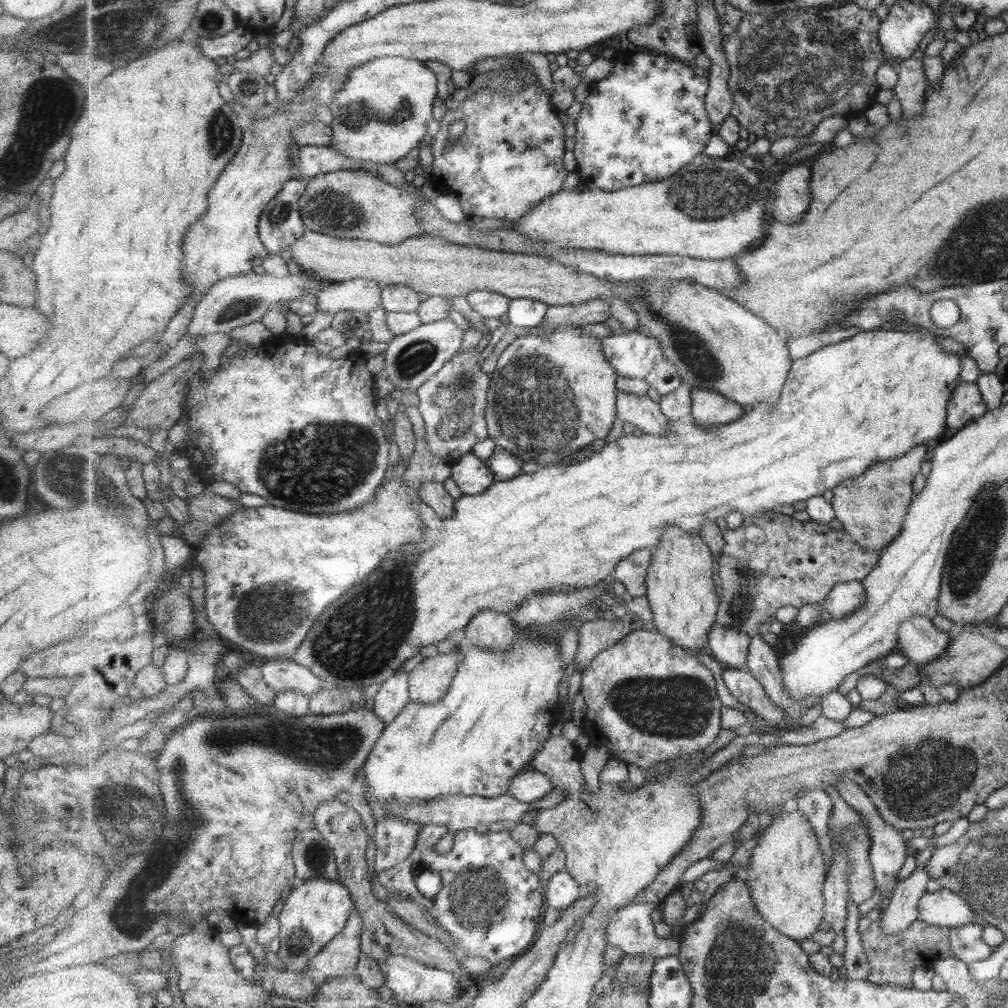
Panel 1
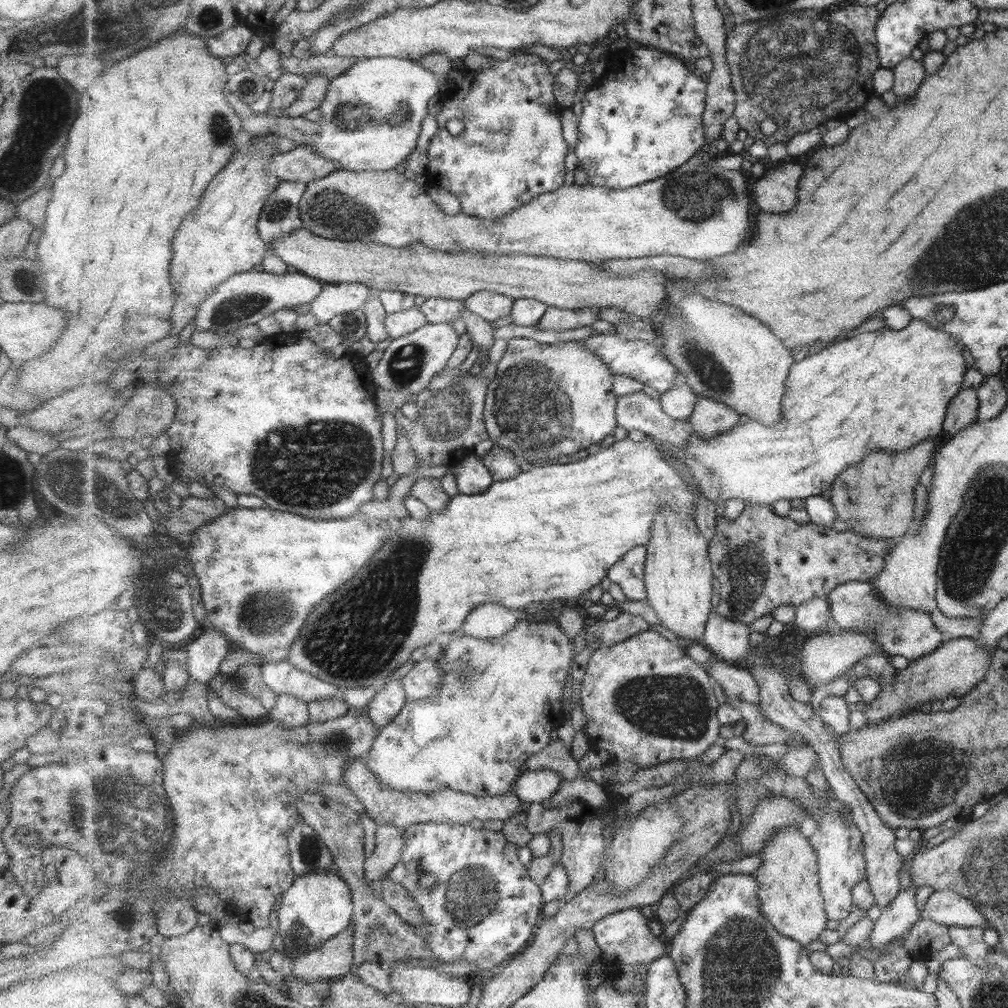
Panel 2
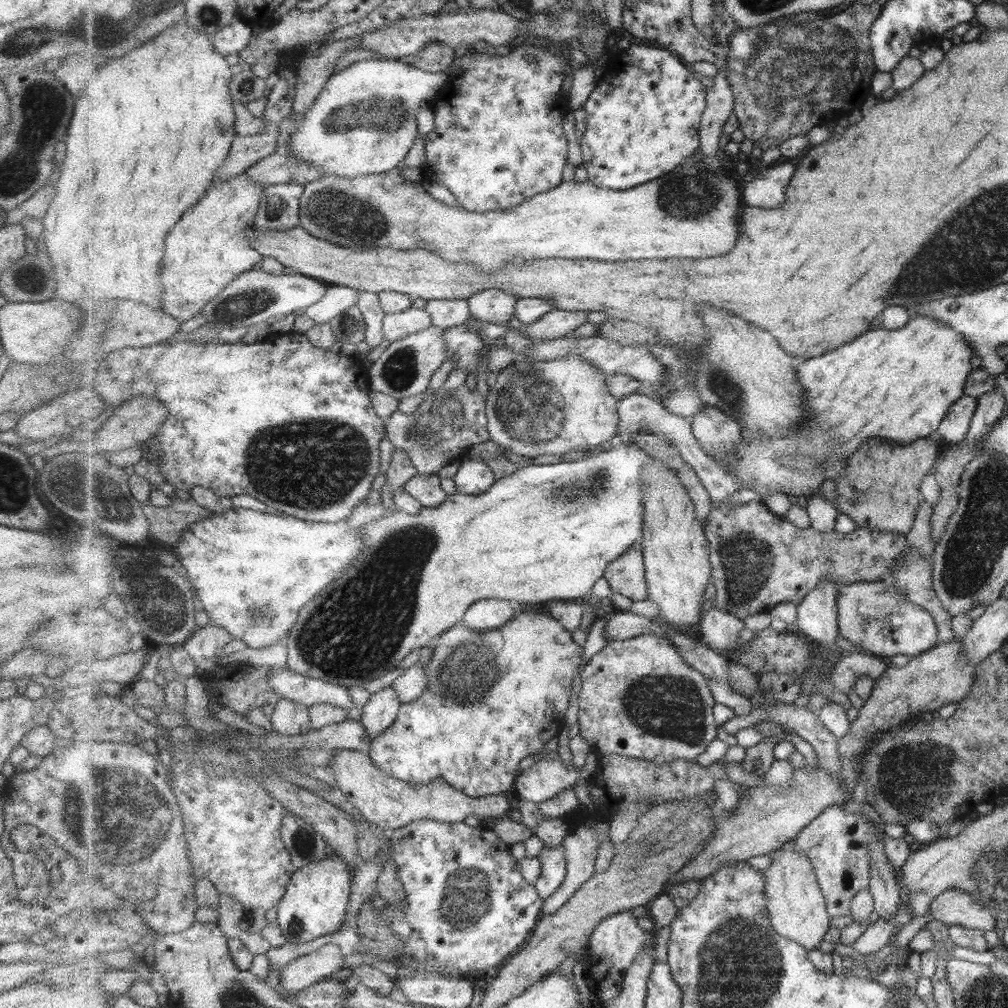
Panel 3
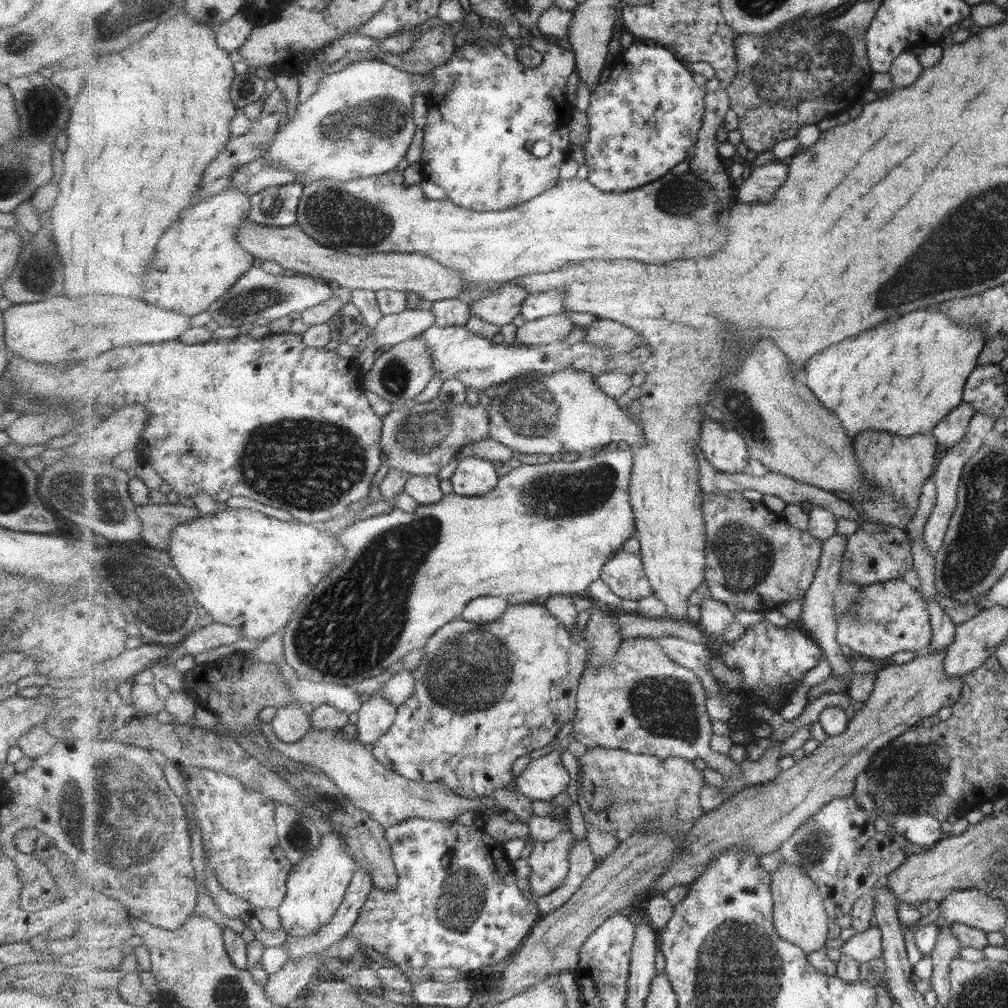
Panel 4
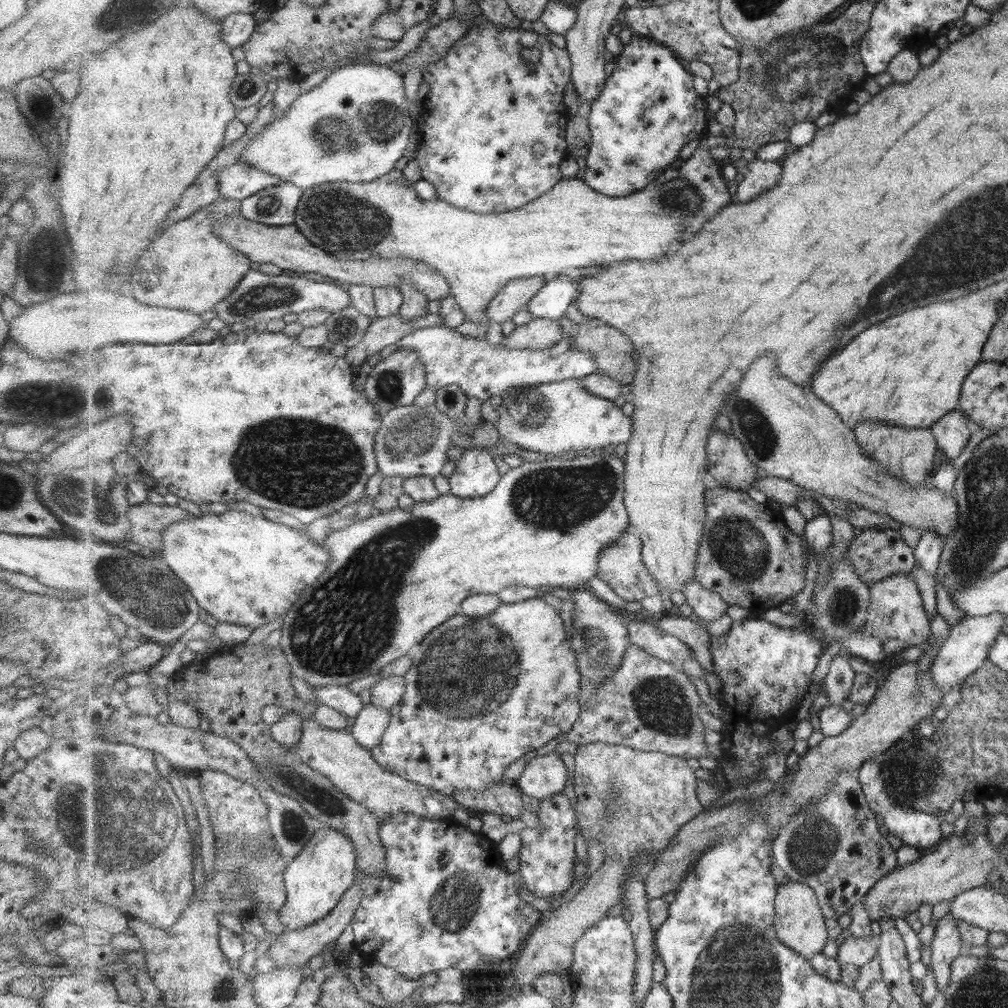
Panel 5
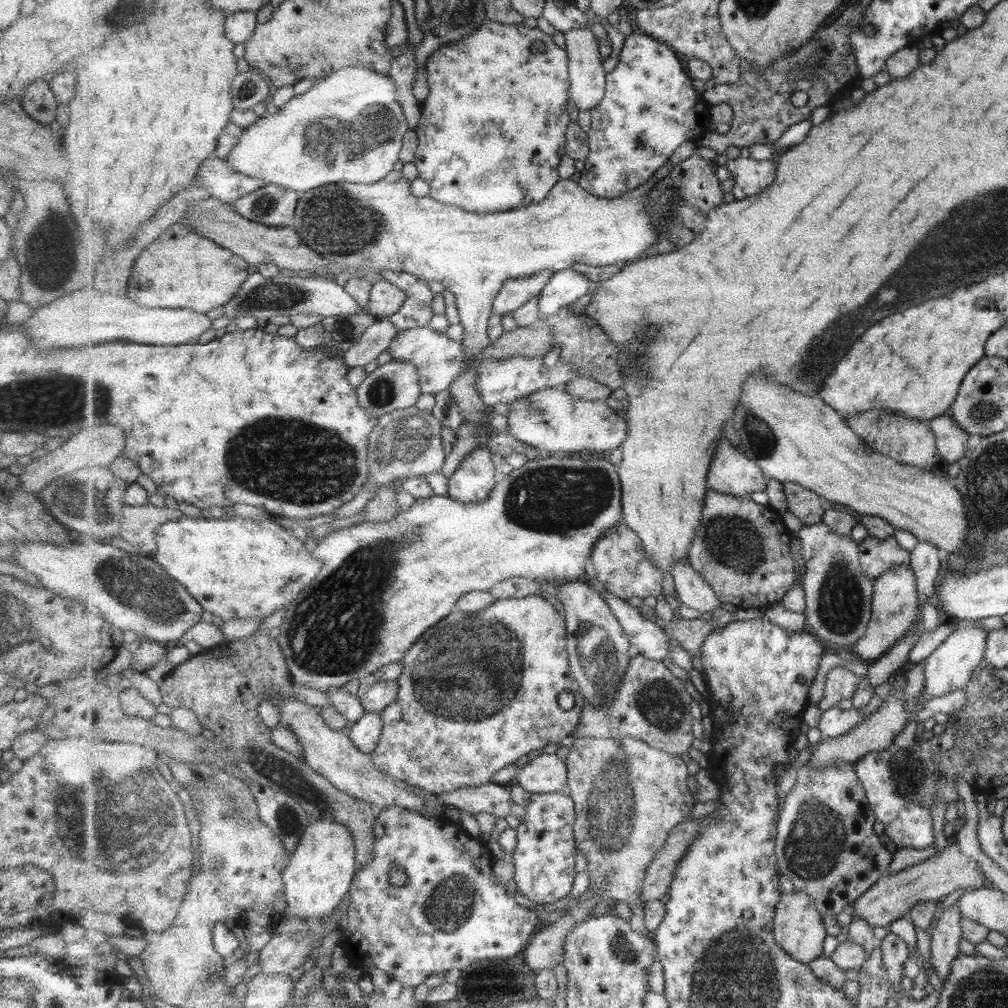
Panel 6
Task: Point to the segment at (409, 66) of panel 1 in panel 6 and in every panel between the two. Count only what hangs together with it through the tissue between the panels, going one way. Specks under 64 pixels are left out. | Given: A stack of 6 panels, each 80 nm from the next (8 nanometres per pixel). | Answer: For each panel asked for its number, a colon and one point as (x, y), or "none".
2: (371, 119)
3: (365, 121)
4: (360, 124)
5: (354, 127)
6: (349, 127)

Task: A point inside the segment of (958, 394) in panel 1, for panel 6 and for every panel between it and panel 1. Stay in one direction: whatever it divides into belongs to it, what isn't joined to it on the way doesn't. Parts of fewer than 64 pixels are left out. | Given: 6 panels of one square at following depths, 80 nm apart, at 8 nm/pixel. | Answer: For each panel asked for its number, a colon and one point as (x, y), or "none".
2: (960, 412)
3: (952, 428)
4: (949, 430)
5: (951, 431)
6: (952, 443)

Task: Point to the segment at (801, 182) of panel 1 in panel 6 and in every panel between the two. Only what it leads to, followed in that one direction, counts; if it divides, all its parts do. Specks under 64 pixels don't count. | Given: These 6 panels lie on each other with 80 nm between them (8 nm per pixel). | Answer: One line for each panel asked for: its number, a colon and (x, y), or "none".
2: (776, 191)
3: (767, 189)
4: (762, 184)
5: (759, 176)
6: (751, 176)

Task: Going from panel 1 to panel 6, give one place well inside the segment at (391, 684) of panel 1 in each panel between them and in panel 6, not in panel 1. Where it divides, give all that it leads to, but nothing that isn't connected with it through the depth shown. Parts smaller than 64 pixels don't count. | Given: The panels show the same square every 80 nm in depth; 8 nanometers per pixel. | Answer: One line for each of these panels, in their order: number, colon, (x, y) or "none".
2: (389, 701)
3: (381, 712)
4: (377, 715)
5: (370, 725)
6: (366, 734)

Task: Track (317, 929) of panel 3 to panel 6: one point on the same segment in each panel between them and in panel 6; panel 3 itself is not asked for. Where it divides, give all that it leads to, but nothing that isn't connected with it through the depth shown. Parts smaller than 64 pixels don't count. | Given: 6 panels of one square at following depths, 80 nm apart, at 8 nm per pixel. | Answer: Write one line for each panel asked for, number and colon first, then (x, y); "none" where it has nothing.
4: (317, 885)
5: (316, 879)
6: (320, 873)

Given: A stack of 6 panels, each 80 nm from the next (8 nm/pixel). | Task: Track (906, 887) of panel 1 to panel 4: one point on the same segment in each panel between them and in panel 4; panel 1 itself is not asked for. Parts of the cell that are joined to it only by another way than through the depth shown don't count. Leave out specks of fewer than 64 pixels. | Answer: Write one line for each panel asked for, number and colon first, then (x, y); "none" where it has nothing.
2: (898, 916)
3: (876, 935)
4: (863, 946)

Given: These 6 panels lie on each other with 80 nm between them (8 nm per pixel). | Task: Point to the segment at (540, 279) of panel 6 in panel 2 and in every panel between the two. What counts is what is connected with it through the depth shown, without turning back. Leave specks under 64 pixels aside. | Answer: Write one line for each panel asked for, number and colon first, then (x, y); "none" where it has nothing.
2: (490, 305)
3: (497, 306)
4: (500, 306)
5: (516, 294)

